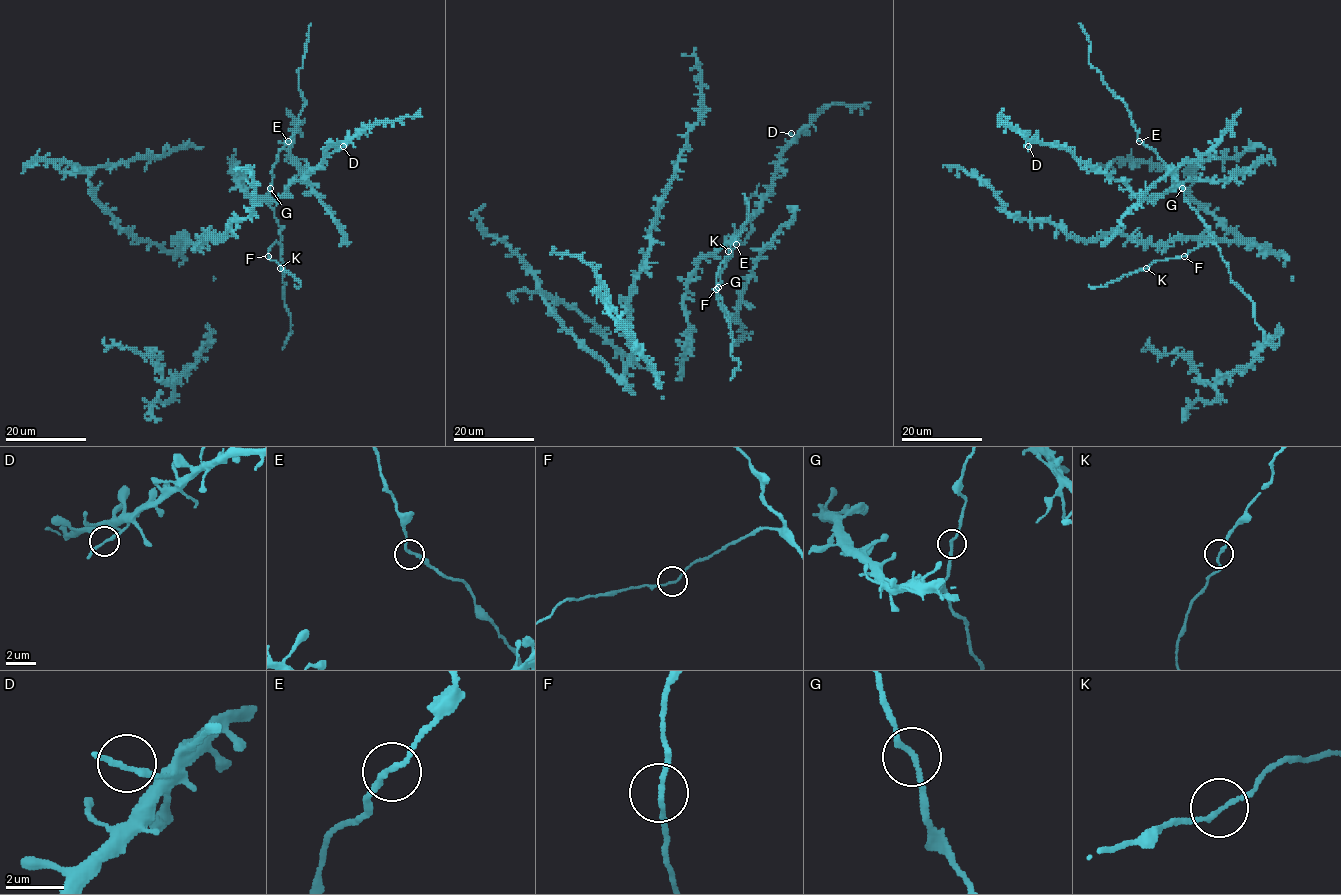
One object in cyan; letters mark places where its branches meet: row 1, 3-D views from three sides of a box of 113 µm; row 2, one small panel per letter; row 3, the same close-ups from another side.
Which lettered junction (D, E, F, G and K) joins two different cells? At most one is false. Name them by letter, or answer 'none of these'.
none of these

